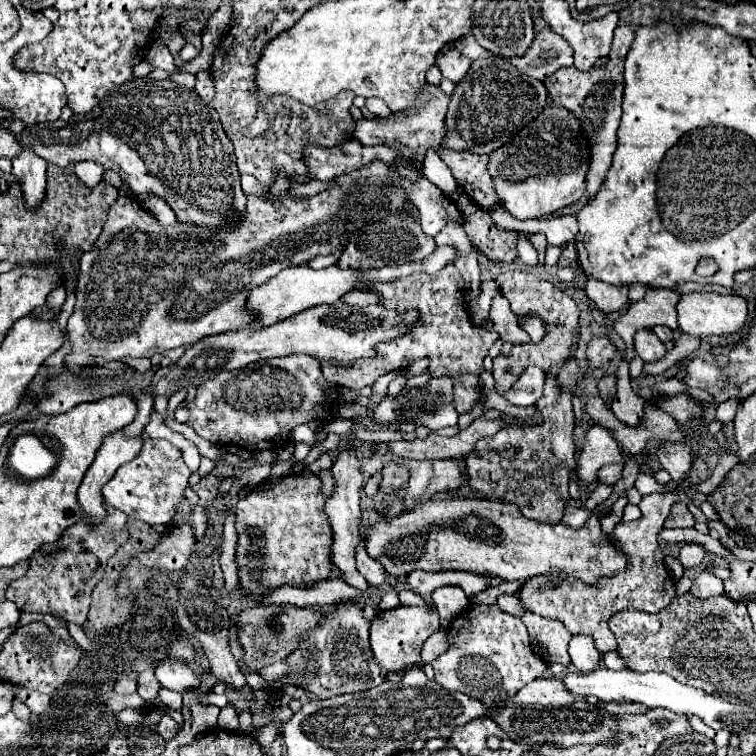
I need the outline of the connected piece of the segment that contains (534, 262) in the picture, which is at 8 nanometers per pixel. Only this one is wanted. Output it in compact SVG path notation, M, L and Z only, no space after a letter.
M523 241L523 245L519 245L519 259L529 265L529 267L537 267L539 259L537 259L537 251L529 241Z

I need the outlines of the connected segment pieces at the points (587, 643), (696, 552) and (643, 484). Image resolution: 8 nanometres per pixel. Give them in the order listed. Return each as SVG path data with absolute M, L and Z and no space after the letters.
M573 635L569 641L571 663L581 673L591 673L601 667L601 655L595 649L595 643L589 635Z
M689 543L689 545L683 545L681 547L681 553L679 553L679 561L683 567L687 569L695 569L703 563L703 557L705 557L705 549L695 545L695 543Z
M643 472L638 474L635 481L635 488L641 495L647 495L650 493L664 493L668 491L667 487L659 484L652 475Z

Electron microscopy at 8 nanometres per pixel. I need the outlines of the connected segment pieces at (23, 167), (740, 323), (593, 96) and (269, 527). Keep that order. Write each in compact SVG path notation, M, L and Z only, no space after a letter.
M23 149L19 157L13 159L13 175L21 181L21 189L25 195L23 199L27 201L29 209L33 205L39 205L39 201L43 201L45 171L47 171L47 161L35 155L33 149Z
M689 293L683 295L679 305L679 327L681 331L695 337L709 335L733 335L745 327L747 321L747 301L741 295L717 295L717 293Z
M619 25L615 29L613 47L609 53L609 63L603 67L593 67L591 71L579 71L577 67L561 67L551 77L547 77L543 83L547 87L547 93L551 99L565 109L571 109L583 125L583 135L587 137L591 145L591 169L587 173L587 193L593 199L595 191L599 191L609 167L611 157L617 147L617 127L621 121L621 97L623 97L623 63L625 55L635 39L635 31L631 25Z
M311 471L279 477L237 501L237 563L245 597L261 603L259 595L269 589L277 589L281 585L307 587L333 575L333 531L323 513L323 503L325 495L321 493L321 479Z

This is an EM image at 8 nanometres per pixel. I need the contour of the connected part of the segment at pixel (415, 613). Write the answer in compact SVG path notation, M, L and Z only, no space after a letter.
M397 607L391 611L379 611L375 619L371 621L371 649L375 655L375 661L387 669L387 671L399 671L409 669L411 665L421 661L421 647L439 629L439 613L429 607Z

